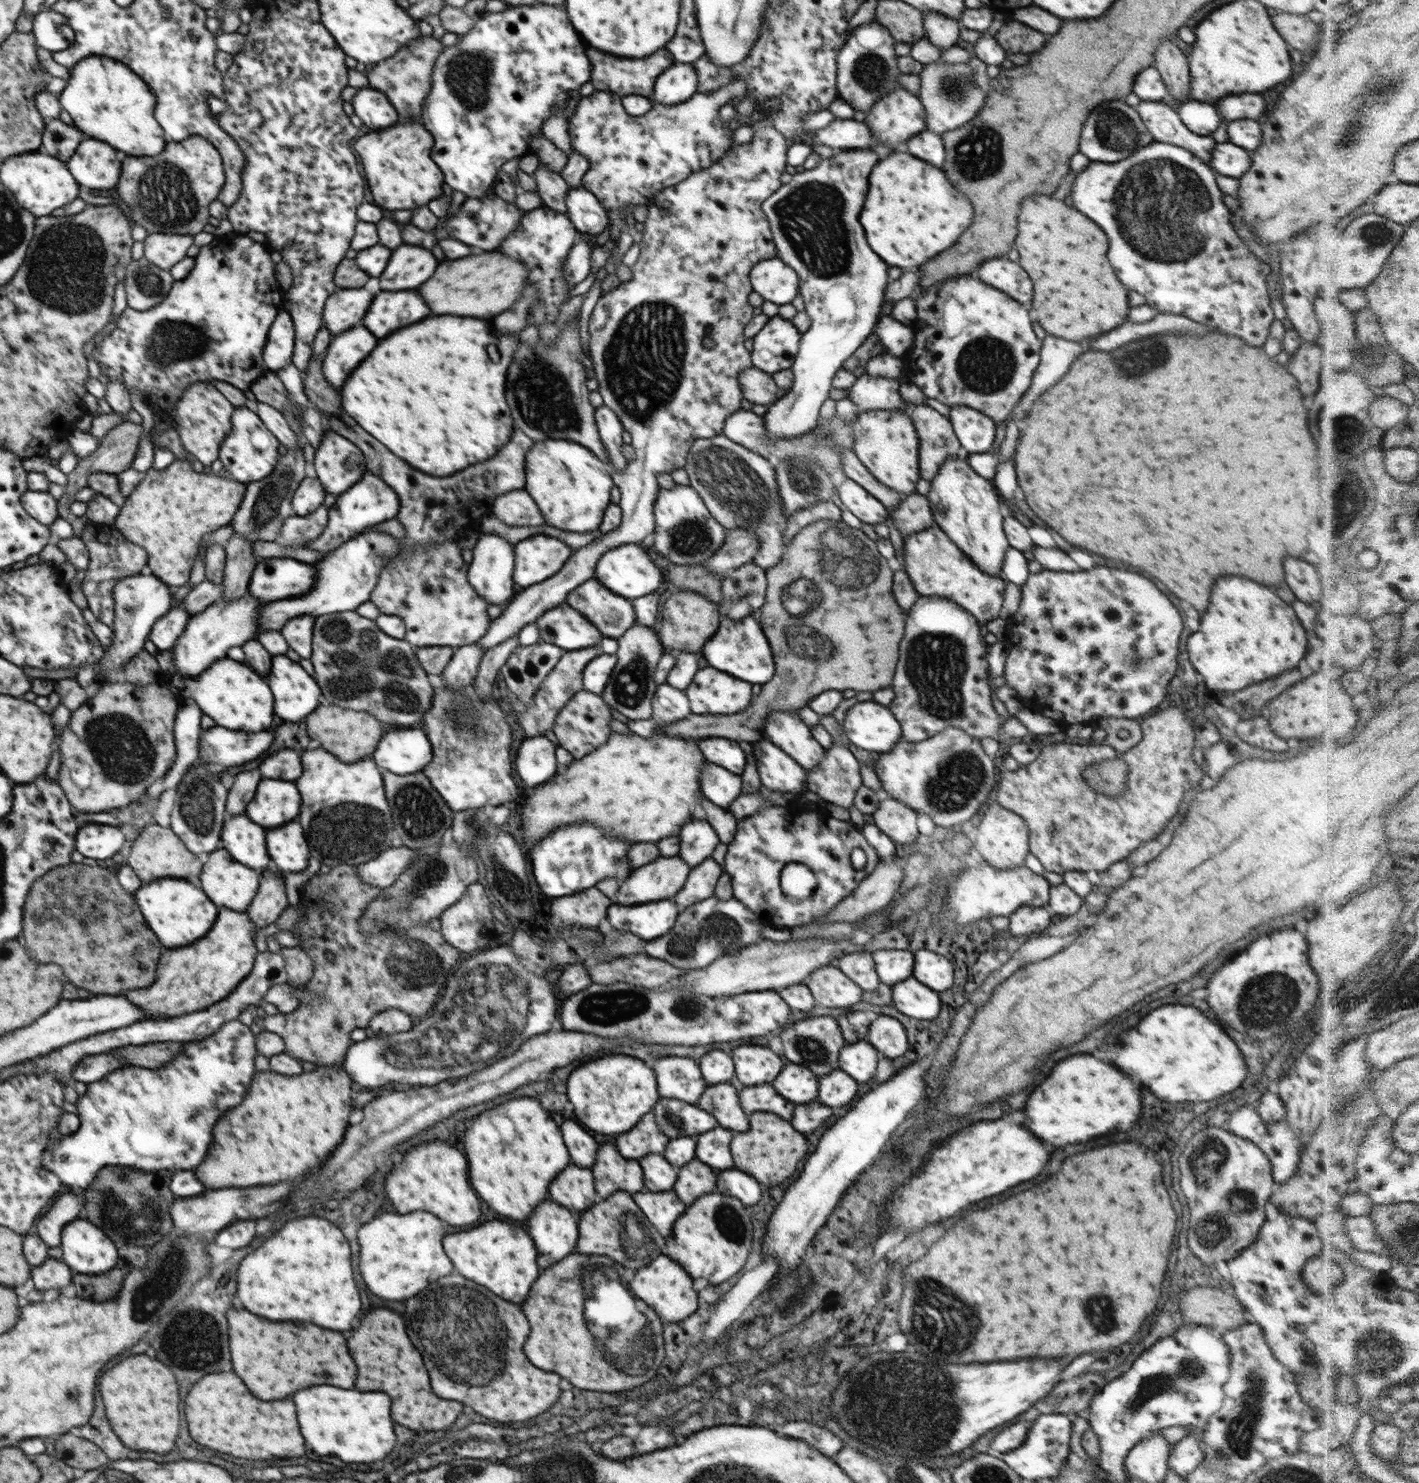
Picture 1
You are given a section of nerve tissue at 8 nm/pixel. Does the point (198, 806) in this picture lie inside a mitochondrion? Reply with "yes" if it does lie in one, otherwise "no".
yes

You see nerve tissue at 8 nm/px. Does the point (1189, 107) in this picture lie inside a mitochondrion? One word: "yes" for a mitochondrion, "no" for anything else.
no

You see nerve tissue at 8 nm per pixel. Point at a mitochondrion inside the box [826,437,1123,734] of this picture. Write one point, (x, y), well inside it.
(936, 664)

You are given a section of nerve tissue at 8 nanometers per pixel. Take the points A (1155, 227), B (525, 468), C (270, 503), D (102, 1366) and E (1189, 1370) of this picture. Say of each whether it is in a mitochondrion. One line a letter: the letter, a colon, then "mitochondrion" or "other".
A: mitochondrion
B: other
C: mitochondrion
D: other
E: mitochondrion

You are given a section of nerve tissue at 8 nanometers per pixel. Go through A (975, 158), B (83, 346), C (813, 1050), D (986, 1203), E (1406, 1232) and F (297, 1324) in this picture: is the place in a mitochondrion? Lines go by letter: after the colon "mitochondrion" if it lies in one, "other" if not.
A: mitochondrion
B: other
C: mitochondrion
D: other
E: mitochondrion
F: other

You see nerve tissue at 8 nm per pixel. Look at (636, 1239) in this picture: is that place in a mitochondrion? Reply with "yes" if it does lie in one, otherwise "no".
yes

